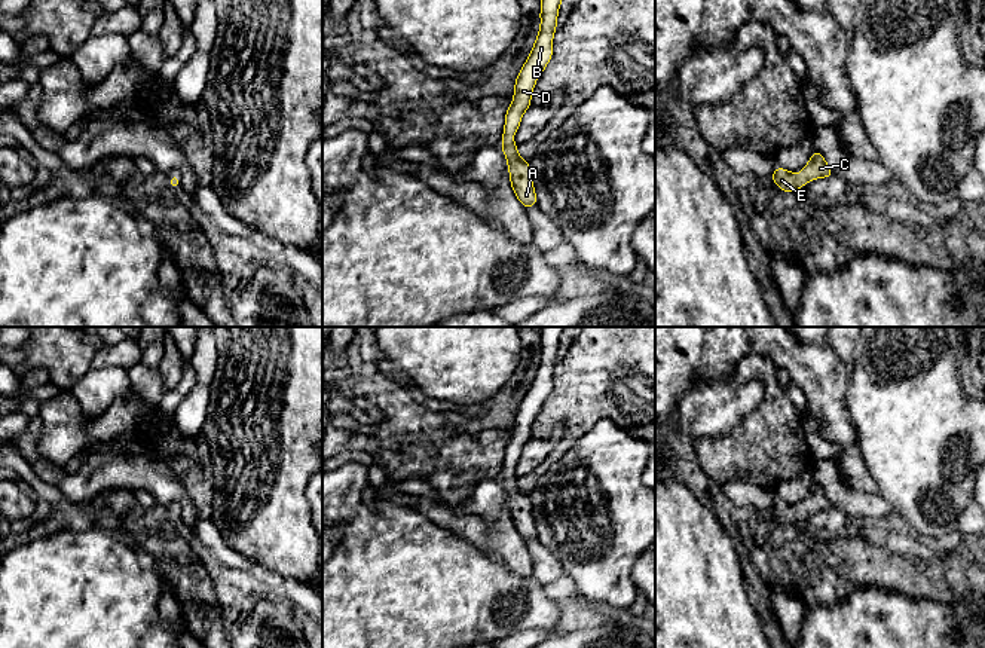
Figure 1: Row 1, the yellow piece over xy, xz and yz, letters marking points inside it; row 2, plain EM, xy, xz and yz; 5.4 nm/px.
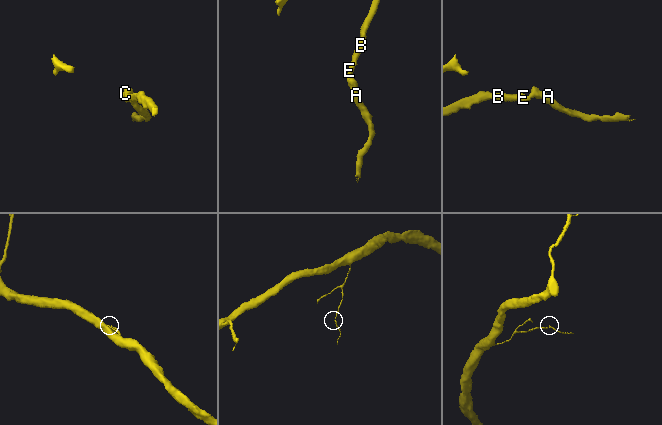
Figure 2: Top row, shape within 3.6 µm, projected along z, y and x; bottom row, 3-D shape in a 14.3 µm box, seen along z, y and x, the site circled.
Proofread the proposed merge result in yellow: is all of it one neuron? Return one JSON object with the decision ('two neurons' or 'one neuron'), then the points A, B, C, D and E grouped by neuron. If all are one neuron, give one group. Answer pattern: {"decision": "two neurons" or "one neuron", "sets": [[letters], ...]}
{"decision": "one neuron", "sets": [["A", "B", "C", "D", "E"]]}

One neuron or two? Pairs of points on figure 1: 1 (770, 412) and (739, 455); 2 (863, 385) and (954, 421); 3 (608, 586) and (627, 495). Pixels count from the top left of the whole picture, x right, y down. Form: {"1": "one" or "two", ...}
{"1": "one", "2": "one", "3": "one"}

